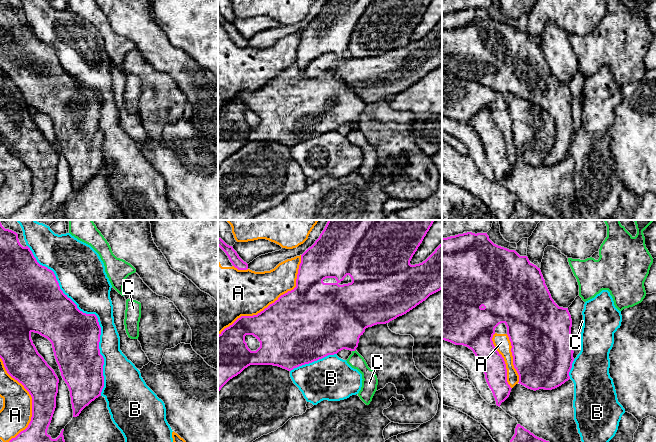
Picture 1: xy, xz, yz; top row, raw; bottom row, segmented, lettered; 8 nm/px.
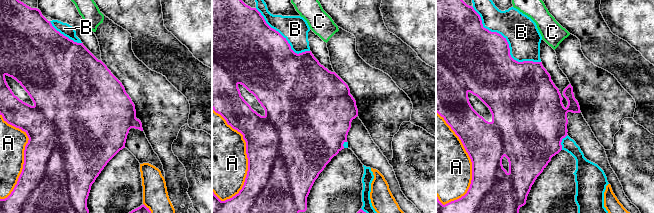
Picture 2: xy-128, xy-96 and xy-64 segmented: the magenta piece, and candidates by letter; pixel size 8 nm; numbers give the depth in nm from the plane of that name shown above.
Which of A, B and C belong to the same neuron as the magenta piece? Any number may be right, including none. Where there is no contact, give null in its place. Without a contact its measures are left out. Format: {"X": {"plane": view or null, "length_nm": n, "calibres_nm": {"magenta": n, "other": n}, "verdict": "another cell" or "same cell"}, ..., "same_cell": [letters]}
{"A": {"plane": "xz", "length_nm": 950, "calibres_nm": {"magenta": 500, "other": 360}, "verdict": "another cell"}, "B": {"plane": "xy", "length_nm": 1350, "calibres_nm": {"magenta": 400, "other": 360}, "verdict": "another cell"}, "C": {"plane": "xz", "length_nm": 40, "calibres_nm": {"magenta": 420, "other": 120}, "verdict": "another cell"}, "same_cell": []}

